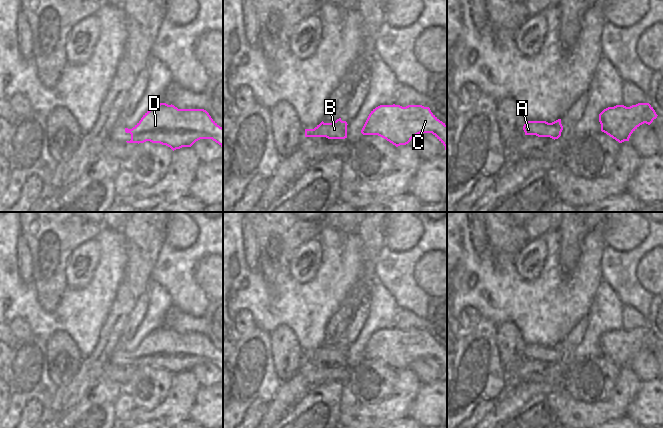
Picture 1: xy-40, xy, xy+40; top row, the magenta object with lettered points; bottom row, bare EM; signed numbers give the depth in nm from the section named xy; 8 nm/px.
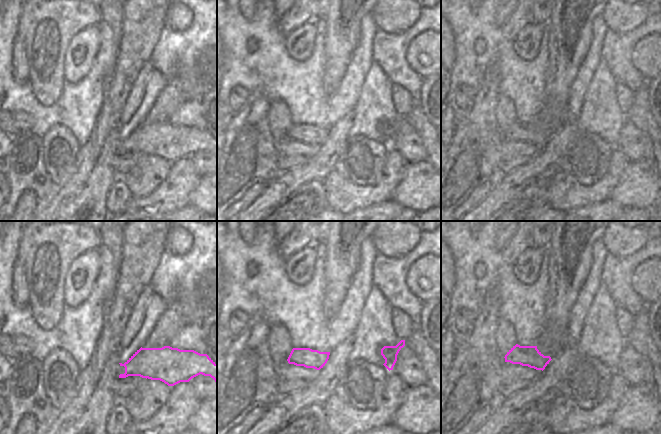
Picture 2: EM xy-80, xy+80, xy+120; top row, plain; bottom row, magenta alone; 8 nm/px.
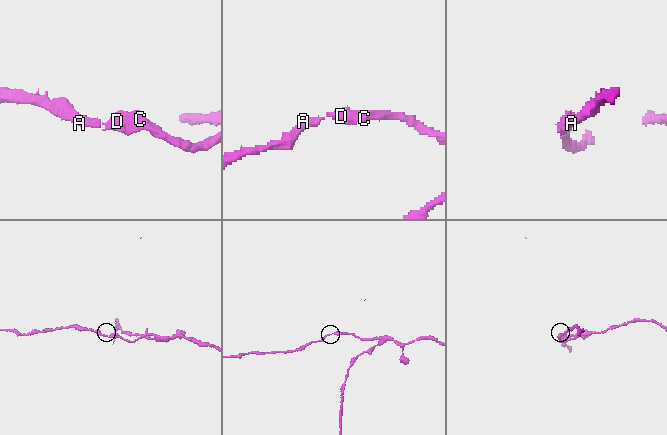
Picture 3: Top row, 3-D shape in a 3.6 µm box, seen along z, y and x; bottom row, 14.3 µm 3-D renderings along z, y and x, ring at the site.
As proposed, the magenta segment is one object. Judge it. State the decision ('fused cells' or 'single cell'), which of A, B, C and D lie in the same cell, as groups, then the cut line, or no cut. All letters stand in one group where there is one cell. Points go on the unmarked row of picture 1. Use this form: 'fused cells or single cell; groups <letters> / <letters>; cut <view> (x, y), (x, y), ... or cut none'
single cell; groups A B C D; cut none

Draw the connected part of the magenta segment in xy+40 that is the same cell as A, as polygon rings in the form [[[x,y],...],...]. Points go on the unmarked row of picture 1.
[[[558,343],[552,347],[548,347],[546,345],[525,345],[523,354],[525,359],[550,361],[555,364],[561,360],[563,350],[561,348],[561,343]]]

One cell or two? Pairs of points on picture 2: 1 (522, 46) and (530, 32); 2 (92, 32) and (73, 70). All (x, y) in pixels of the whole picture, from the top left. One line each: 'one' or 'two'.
1: one
2: one

